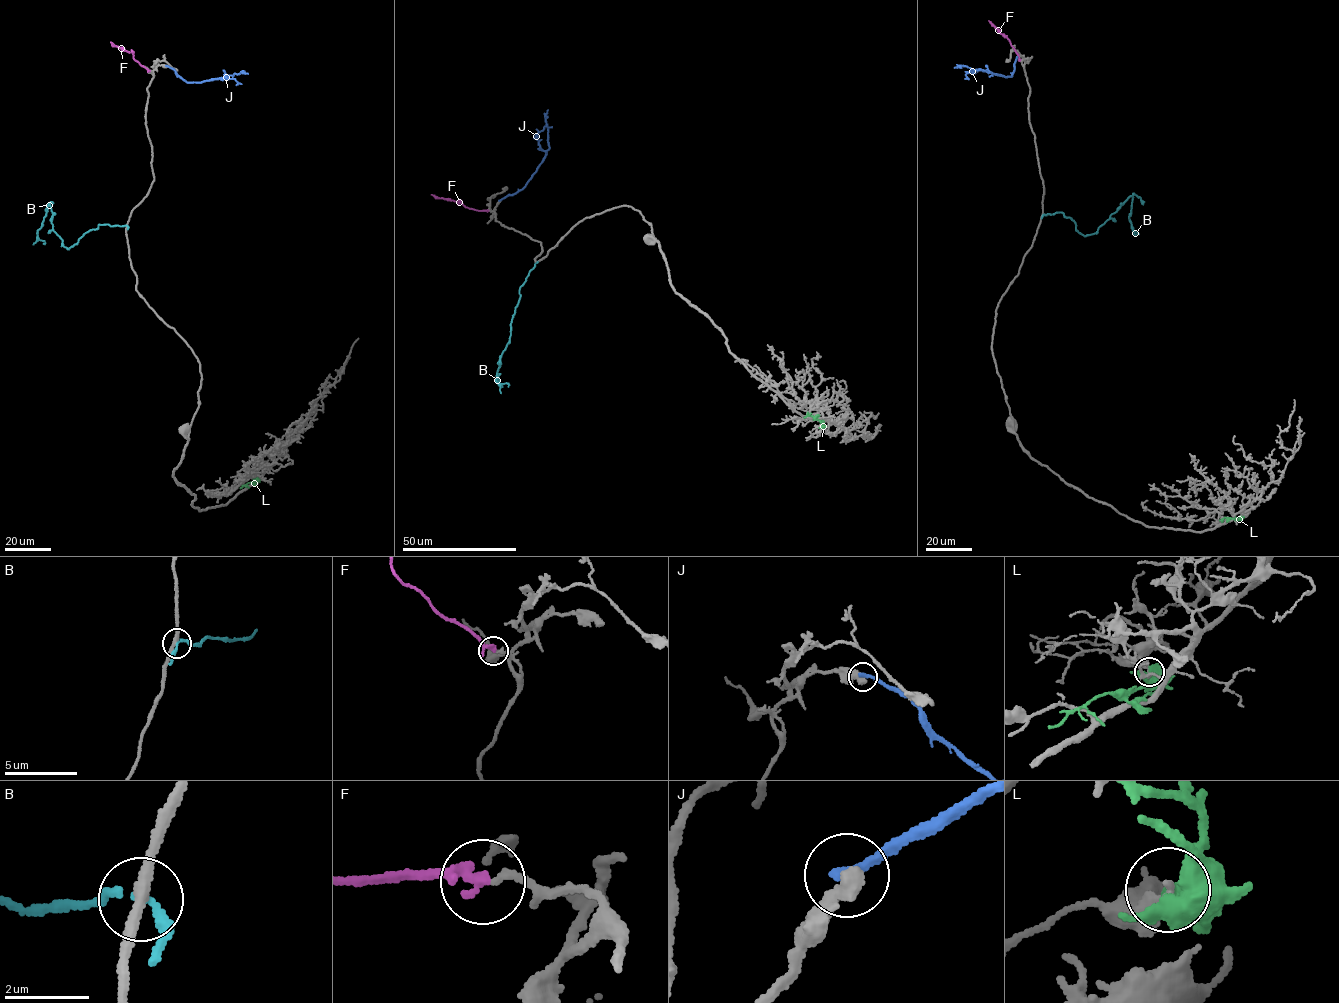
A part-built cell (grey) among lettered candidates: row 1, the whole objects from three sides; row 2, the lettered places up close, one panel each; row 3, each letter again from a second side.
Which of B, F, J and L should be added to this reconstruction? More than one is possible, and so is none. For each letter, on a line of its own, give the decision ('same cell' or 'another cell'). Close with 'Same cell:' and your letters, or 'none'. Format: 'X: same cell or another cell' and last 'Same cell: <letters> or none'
B: another cell
F: same cell
J: another cell
L: another cell
Same cell: F

